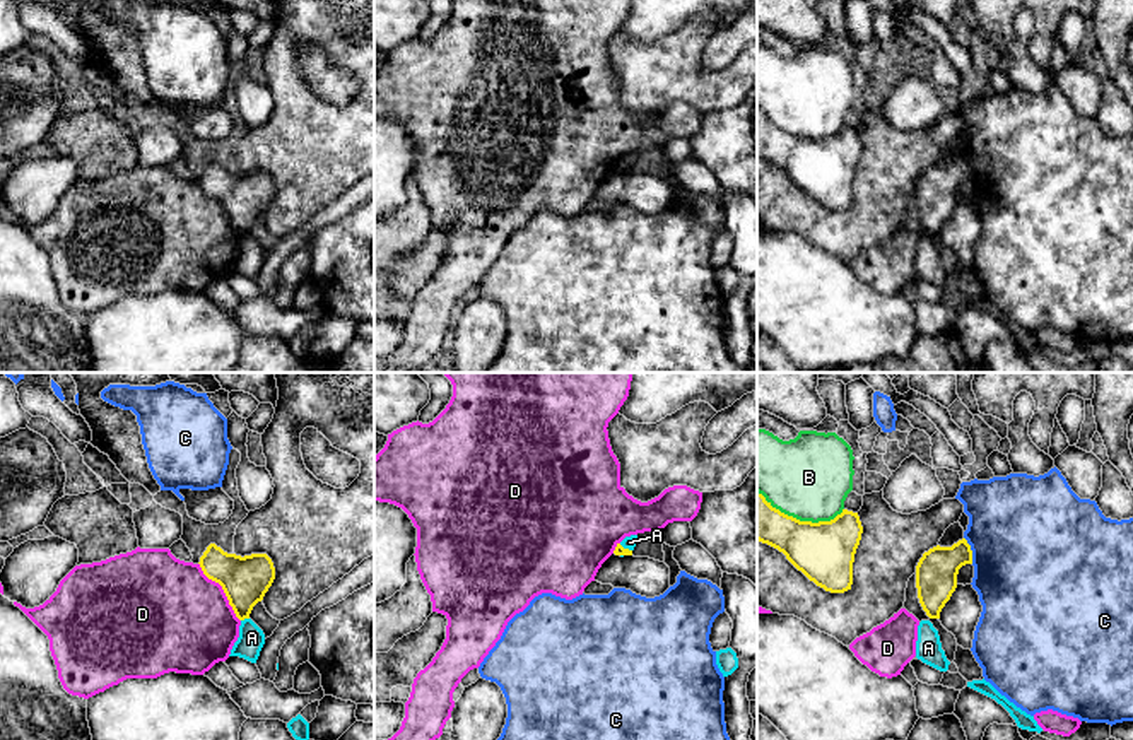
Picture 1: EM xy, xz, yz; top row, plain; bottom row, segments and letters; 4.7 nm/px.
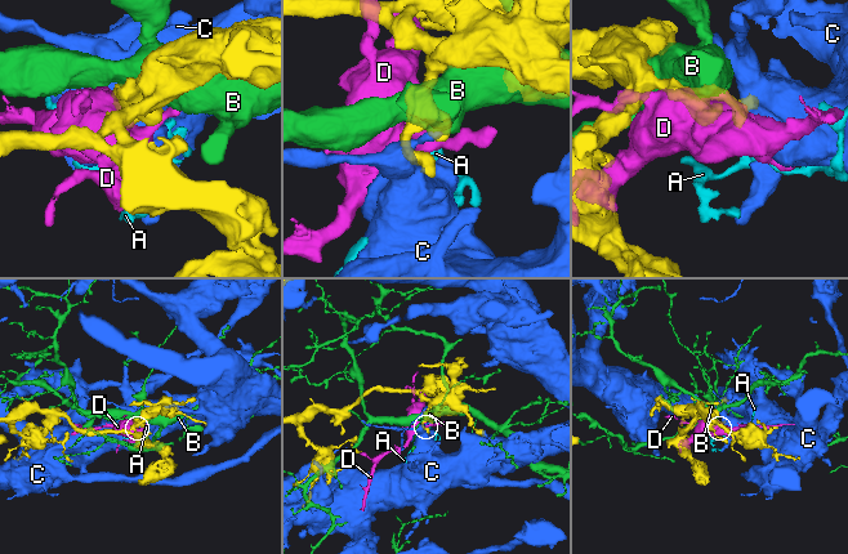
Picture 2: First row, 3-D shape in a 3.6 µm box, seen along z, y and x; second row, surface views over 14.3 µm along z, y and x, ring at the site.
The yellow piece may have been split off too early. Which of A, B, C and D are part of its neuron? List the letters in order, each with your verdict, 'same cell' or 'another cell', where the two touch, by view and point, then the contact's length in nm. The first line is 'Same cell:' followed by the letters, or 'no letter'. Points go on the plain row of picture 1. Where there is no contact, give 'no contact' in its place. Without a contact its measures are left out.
Same cell: no letter
A: another cell; contact xy (245, 234); length 40 nm
B: another cell; contact yz (798, 137); length 420 nm
C: another cell; contact yz (971, 168); length 130 nm
D: another cell; contact xy (223, 205); length 340 nm

